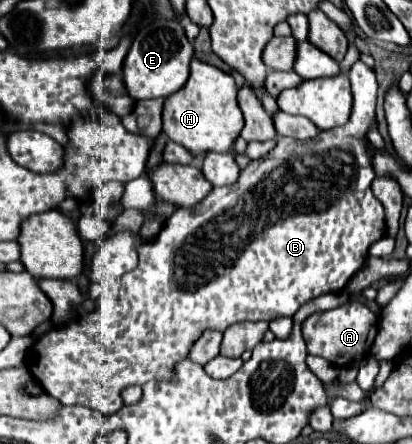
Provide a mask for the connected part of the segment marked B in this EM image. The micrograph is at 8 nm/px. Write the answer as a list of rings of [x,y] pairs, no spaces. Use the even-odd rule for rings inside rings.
[[[355,61],[351,65],[347,77],[351,79],[351,89],[353,89],[353,113],[349,117],[349,123],[345,123],[343,127],[321,131],[315,139],[299,141],[299,139],[281,137],[279,143],[285,143],[285,145],[281,145],[279,149],[275,149],[273,153],[267,153],[265,157],[261,157],[257,161],[251,161],[241,171],[241,177],[237,183],[227,185],[227,187],[215,187],[199,205],[195,205],[191,209],[173,211],[153,241],[137,245],[139,265],[131,273],[123,275],[121,291],[119,291],[119,305],[115,307],[115,311],[105,311],[105,313],[93,311],[79,321],[73,321],[65,327],[55,327],[51,331],[47,331],[43,337],[39,337],[31,345],[25,365],[31,371],[33,379],[43,387],[45,393],[49,393],[55,399],[61,399],[63,405],[85,405],[85,407],[91,407],[103,415],[113,415],[115,411],[119,411],[123,407],[121,391],[125,387],[143,385],[149,379],[169,379],[173,365],[187,357],[189,347],[201,335],[201,331],[207,331],[207,329],[225,331],[229,325],[241,323],[241,321],[273,321],[277,317],[291,317],[297,313],[297,307],[305,305],[309,299],[315,299],[317,295],[337,293],[337,291],[345,289],[349,279],[365,265],[371,243],[375,243],[377,239],[381,239],[385,235],[383,205],[379,203],[379,199],[371,191],[371,181],[375,179],[375,171],[373,171],[373,155],[369,155],[369,151],[373,151],[373,147],[367,139],[367,131],[371,127],[377,127],[377,117],[375,117],[377,81],[375,81],[373,69],[367,67],[363,61]]]

